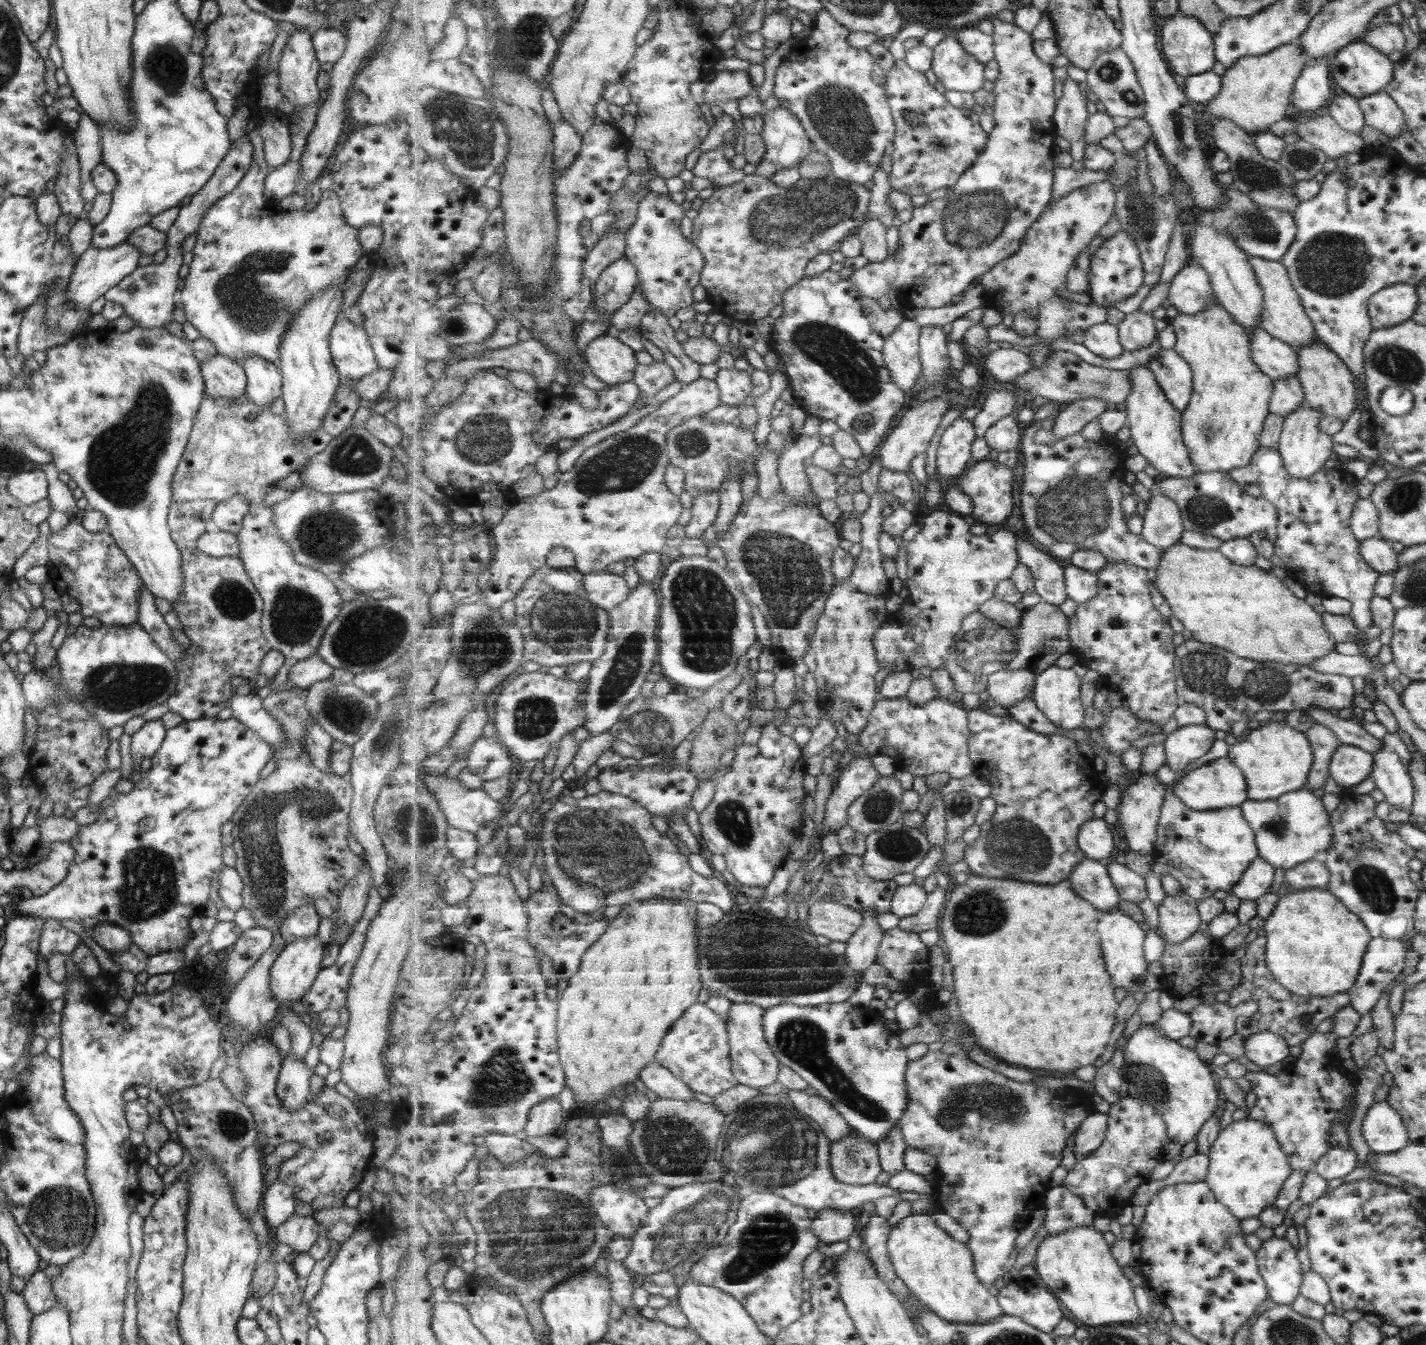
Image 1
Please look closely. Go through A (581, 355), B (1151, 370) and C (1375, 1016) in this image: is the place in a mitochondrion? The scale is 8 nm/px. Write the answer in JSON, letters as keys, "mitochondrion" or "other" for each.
{"A":"other","B":"other","C":"other"}

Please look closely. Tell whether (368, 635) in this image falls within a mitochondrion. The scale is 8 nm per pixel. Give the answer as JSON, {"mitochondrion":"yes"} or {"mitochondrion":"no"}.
{"mitochondrion":"yes"}

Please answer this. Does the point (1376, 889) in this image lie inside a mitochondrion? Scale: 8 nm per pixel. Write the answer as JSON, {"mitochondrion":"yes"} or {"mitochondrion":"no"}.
{"mitochondrion":"yes"}

